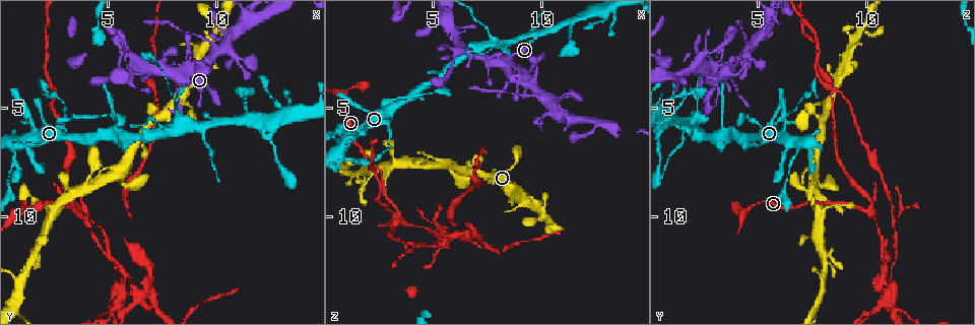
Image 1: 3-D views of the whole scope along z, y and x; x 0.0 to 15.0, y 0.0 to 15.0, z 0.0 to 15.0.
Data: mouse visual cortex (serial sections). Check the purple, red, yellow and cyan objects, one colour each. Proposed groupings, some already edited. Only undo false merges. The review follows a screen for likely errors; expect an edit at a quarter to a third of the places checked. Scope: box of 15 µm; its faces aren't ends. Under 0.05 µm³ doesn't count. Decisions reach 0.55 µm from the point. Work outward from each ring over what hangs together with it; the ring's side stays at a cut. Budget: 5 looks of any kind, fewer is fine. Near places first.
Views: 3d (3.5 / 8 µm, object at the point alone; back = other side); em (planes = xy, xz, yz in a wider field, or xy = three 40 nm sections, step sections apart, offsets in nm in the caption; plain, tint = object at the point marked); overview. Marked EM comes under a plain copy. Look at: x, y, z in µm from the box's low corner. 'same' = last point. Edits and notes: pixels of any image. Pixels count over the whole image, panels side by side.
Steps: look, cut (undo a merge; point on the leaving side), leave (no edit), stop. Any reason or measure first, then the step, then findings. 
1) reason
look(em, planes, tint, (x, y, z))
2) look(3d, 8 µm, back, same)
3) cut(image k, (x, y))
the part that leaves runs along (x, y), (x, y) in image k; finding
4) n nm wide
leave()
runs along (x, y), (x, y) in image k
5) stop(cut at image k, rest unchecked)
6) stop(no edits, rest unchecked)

sharp bend
look(3d, 3.5 µm, (3.5, 9.8, 9.9))

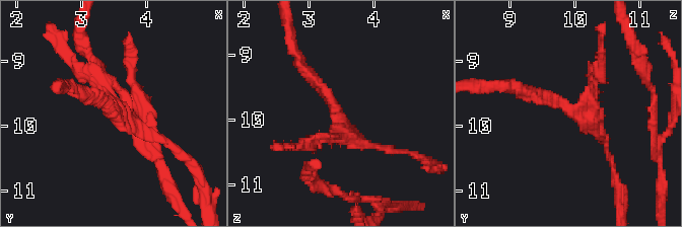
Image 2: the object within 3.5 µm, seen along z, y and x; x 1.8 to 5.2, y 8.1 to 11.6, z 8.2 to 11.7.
now the EM
look(em, xy, step 3, tint, (3.45, 9.80, 9.95))

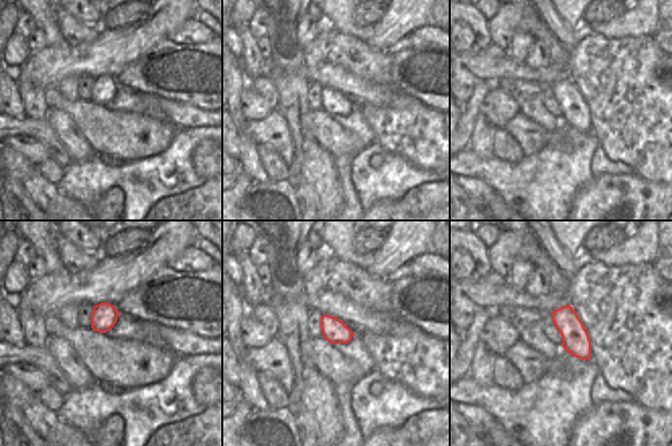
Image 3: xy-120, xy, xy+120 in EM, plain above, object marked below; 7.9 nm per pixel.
leave()
runs along (304, 69), (348, 134), (386, 149) in image 2; all the same cell

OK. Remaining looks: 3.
arms part here
look(3d, 3.5 µm, (5.7, 12.6, 11.0))

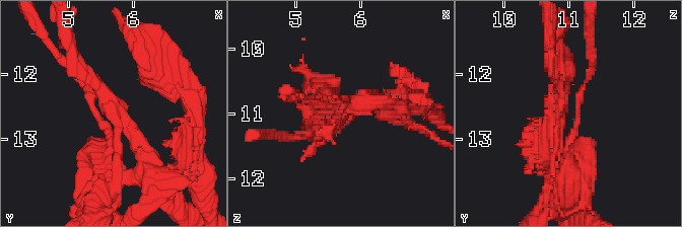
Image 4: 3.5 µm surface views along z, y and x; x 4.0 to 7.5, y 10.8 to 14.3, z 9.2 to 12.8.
3 arms; arms of 100, 100, 150 nm
look(em, planes, tint, (5.75, 12.55, 10.90))

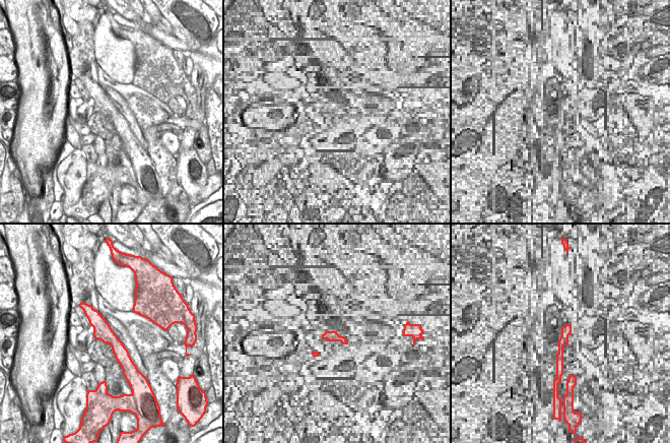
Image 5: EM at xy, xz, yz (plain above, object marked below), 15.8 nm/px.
280 nm wide
cut(image 4, (186, 161))
the part that leaves runs along (116, 129), (110, 166), (110, 132), (93, 114) in image 4; a second cell is stuck on

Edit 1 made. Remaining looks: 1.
stop(cut at image 4, rest unchecked)

